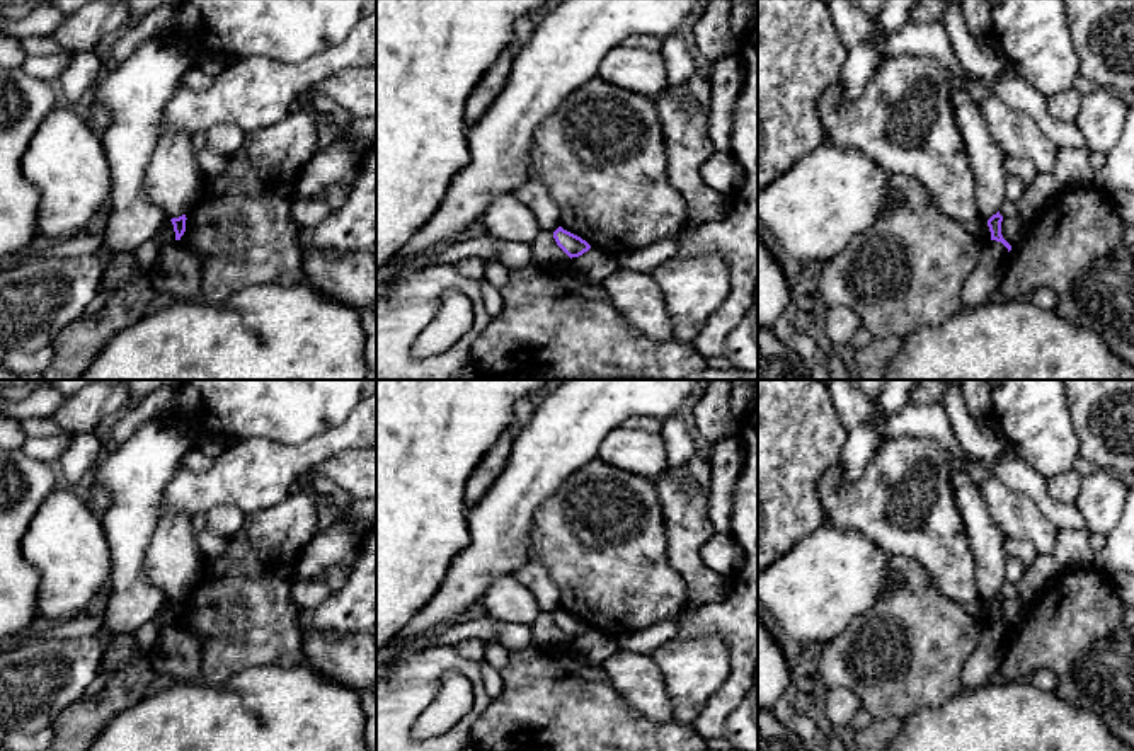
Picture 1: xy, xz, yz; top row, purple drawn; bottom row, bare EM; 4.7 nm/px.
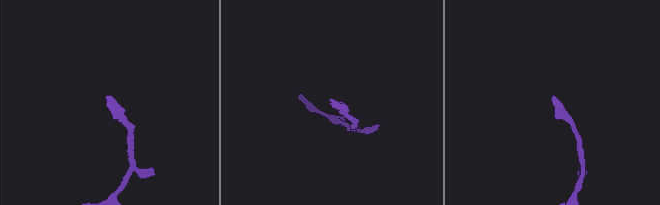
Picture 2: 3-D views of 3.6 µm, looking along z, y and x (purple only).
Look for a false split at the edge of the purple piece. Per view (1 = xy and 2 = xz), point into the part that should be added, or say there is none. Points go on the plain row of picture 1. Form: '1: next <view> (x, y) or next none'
1: next none
2: next none

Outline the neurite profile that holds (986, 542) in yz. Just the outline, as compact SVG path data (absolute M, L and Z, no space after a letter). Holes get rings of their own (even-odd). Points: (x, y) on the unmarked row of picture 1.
M959 458L952 461L952 489L967 533L969 550L974 555L977 593L984 601L989 601L1006 584L1005 535L989 516L984 497L964 473Z

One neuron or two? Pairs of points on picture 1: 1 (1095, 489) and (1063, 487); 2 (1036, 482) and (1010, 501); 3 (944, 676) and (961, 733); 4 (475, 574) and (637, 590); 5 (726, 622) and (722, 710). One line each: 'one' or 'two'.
1: two
2: two
3: two
4: two
5: one

